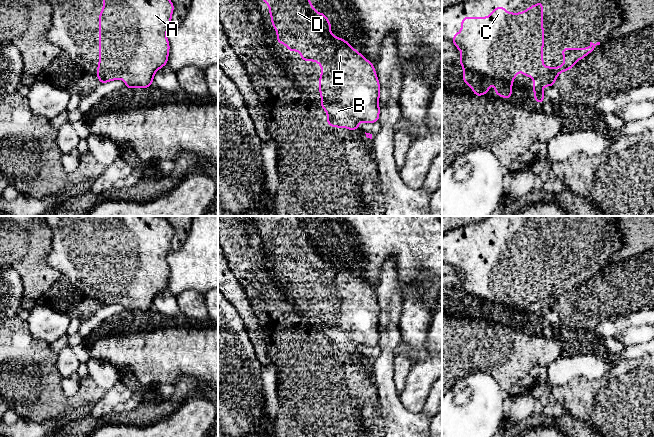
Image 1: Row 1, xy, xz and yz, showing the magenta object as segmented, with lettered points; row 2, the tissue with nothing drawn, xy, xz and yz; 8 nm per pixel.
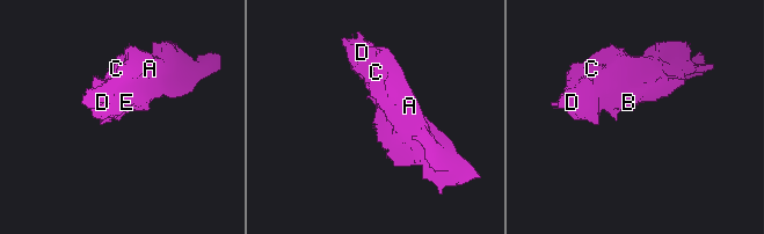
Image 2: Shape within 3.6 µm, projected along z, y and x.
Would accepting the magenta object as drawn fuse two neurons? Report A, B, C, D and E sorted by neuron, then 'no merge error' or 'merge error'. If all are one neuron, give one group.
A B C D E | no merge error

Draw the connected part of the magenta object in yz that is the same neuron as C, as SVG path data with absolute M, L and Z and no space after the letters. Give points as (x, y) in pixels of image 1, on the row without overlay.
M542 224L530 230L525 236L505 236L506 231L499 230L493 233L489 242L481 240L473 242L463 241L460 249L463 254L453 259L455 272L461 274L458 285L463 290L463 307L472 311L475 320L489 317L489 306L495 311L495 318L511 324L513 303L522 293L522 299L531 300L534 304L534 325L539 328L544 326L543 310L555 310L556 301L560 296L566 296L575 291L577 284L582 284L587 278L595 275L595 270L600 269L590 266L589 272L563 272L561 277L564 287L560 291L545 291L543 289L543 228Z

